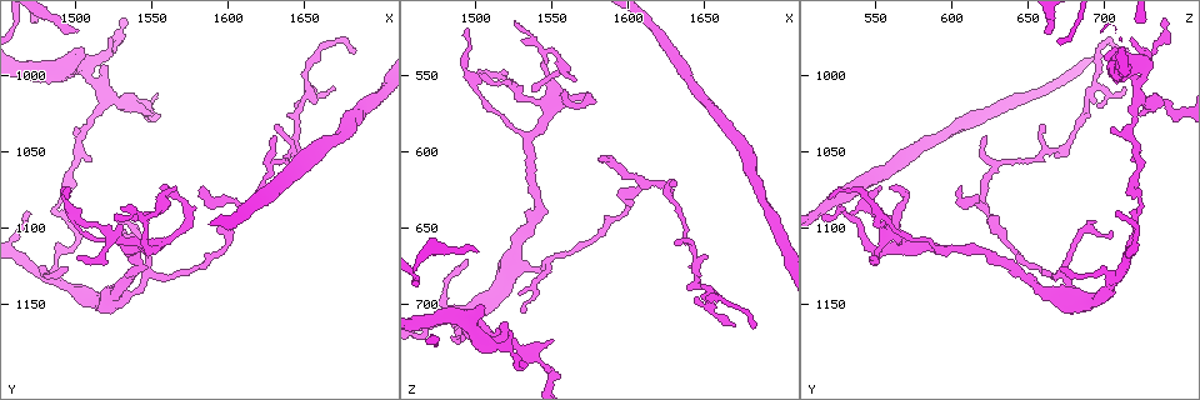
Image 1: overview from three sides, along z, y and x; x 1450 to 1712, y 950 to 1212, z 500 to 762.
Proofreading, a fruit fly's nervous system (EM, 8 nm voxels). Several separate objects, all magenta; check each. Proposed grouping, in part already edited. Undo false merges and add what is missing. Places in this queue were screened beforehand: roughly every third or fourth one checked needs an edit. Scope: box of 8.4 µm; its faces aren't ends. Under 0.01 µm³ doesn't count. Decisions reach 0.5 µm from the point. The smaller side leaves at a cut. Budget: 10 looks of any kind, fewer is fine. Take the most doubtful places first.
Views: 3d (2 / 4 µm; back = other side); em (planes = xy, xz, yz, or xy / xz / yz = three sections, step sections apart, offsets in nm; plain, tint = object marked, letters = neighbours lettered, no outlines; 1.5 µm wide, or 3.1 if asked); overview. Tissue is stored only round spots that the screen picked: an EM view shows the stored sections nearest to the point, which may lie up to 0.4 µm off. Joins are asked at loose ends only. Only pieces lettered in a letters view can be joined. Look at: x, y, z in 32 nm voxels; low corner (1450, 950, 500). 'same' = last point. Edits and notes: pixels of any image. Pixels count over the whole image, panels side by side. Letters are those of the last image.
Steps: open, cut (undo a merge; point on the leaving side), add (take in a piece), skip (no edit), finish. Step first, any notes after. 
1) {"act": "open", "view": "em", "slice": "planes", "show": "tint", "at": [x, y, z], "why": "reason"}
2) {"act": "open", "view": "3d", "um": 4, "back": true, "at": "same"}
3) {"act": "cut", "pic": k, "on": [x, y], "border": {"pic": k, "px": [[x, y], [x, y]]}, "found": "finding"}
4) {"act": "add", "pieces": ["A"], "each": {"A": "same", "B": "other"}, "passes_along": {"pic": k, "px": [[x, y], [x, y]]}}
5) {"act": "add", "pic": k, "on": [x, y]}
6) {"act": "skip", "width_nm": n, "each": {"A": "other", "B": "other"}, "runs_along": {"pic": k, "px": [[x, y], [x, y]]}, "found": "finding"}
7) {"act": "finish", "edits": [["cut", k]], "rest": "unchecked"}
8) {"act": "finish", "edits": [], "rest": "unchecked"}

{"act": "open", "view": "em", "slice": "planes", "show": "letters", "at": [1546, 1112, 570], "why": "sharp bend"}

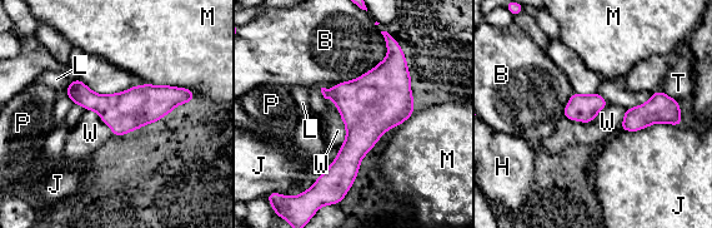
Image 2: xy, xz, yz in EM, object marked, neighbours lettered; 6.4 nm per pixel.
{"act": "skip", "each": {"B": "other", "H": "other", "J": "other", "L": "other", "M": "other", "P": "other", "T": "other", "W": "other"}, "found": "all the same neuron"}

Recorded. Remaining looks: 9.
{"act": "open", "view": "em", "slice": "yz", "step": 4, "show": "tint", "at": [1582, 1072, 608], "why": "thin end"}

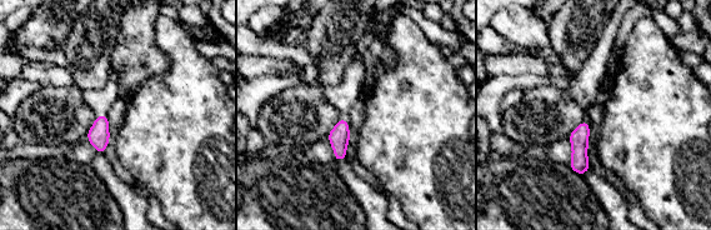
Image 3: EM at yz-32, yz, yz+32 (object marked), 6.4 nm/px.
{"act": "open", "view": "em", "slice": "xy", "step": 4, "show": "letters", "at": "same", "why": "another direction"}

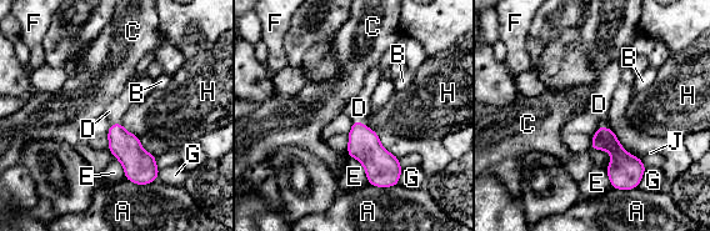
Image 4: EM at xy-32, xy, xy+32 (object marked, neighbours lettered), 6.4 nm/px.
{"act": "add", "pieces": ["D"], "width_nm": 120, "each": {"A": "other", "B": "other", "C": "other", "D": "same", "E": "other", "F": "other", "G": "other", "H": "other", "J": "other"}, "passes_along": {"pic": 4, "px": [[364, 144], [359, 120], [359, 108]]}, "found": "it goes on there"}

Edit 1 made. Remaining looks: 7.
{"act": "open", "view": "overview", "why": "redraw"}

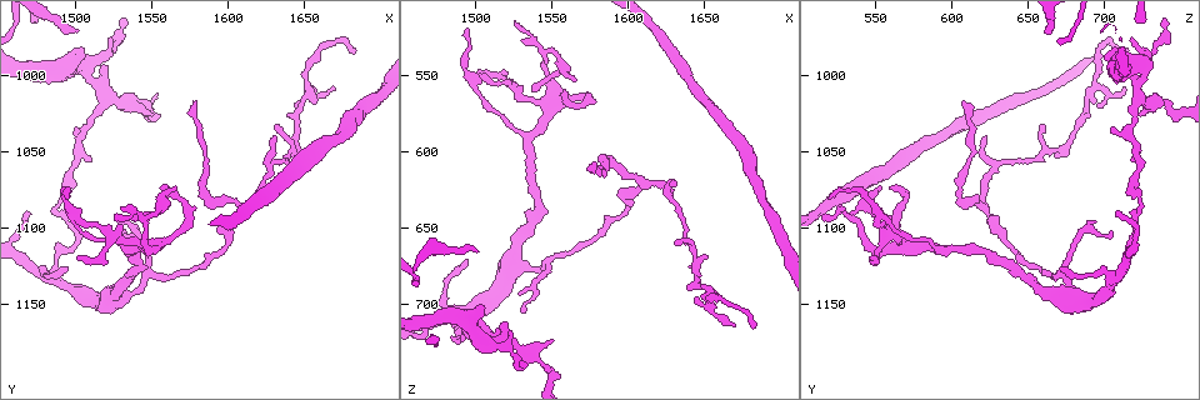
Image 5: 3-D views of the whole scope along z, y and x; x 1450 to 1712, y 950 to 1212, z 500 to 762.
{"act": "open", "view": "em", "slice": "planes", "show": "tint", "at": [1630, 1040, 620], "why": "thin end"}

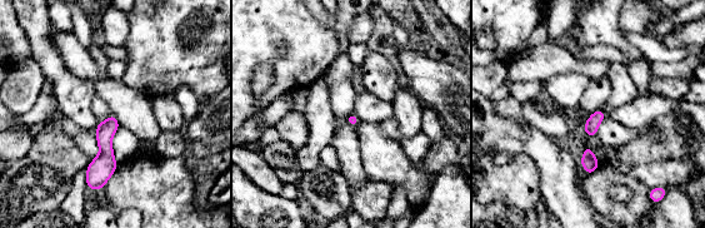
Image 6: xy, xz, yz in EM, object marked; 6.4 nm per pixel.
{"act": "open", "view": "em", "slice": "planes", "show": "letters", "at": "same", "why": "see the neighbours"}

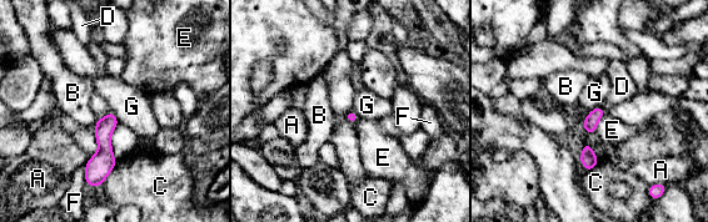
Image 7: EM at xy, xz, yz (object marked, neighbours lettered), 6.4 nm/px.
{"act": "skip", "width_nm": 70, "each": {"A": "other", "B": "other", "C": "other", "D": "other", "E": "other", "F": "other", "G": "other"}, "border": {"pic": 7, "px": [[110, 109], [119, 122]]}, "found": "no lettered piece goes on from it"}

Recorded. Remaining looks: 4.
{"act": "finish", "edits": [["add", 4]], "rest": "unchecked"}

